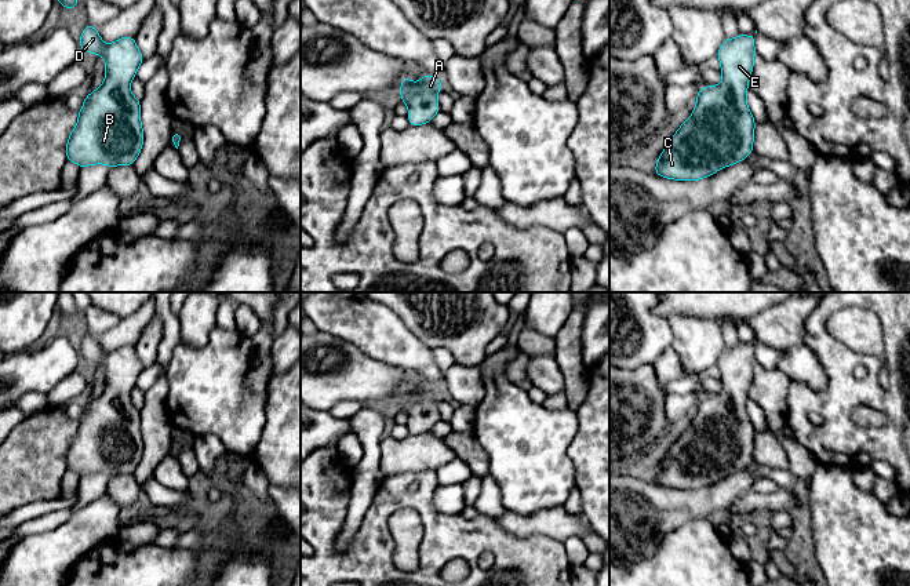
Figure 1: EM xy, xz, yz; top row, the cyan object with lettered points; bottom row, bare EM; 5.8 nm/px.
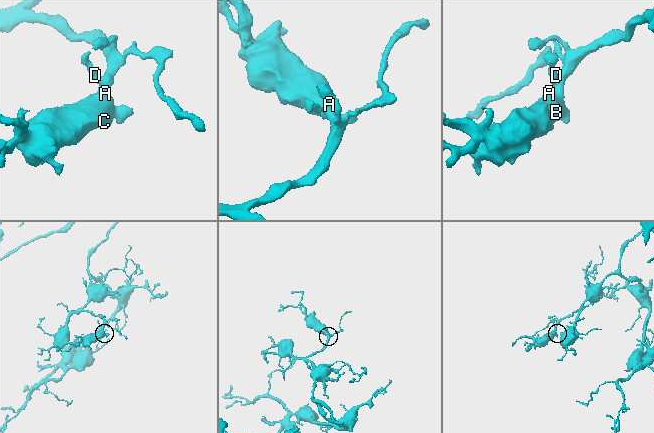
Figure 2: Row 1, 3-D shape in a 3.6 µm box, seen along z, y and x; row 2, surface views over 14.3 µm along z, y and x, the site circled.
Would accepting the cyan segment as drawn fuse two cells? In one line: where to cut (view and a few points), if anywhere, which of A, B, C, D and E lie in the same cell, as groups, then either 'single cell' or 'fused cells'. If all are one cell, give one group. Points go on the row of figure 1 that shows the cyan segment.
no cut; A B C D E; single cell

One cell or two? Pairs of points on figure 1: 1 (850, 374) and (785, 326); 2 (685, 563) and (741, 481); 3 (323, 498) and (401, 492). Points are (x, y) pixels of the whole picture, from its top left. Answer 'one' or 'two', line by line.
1: two
2: two
3: one

